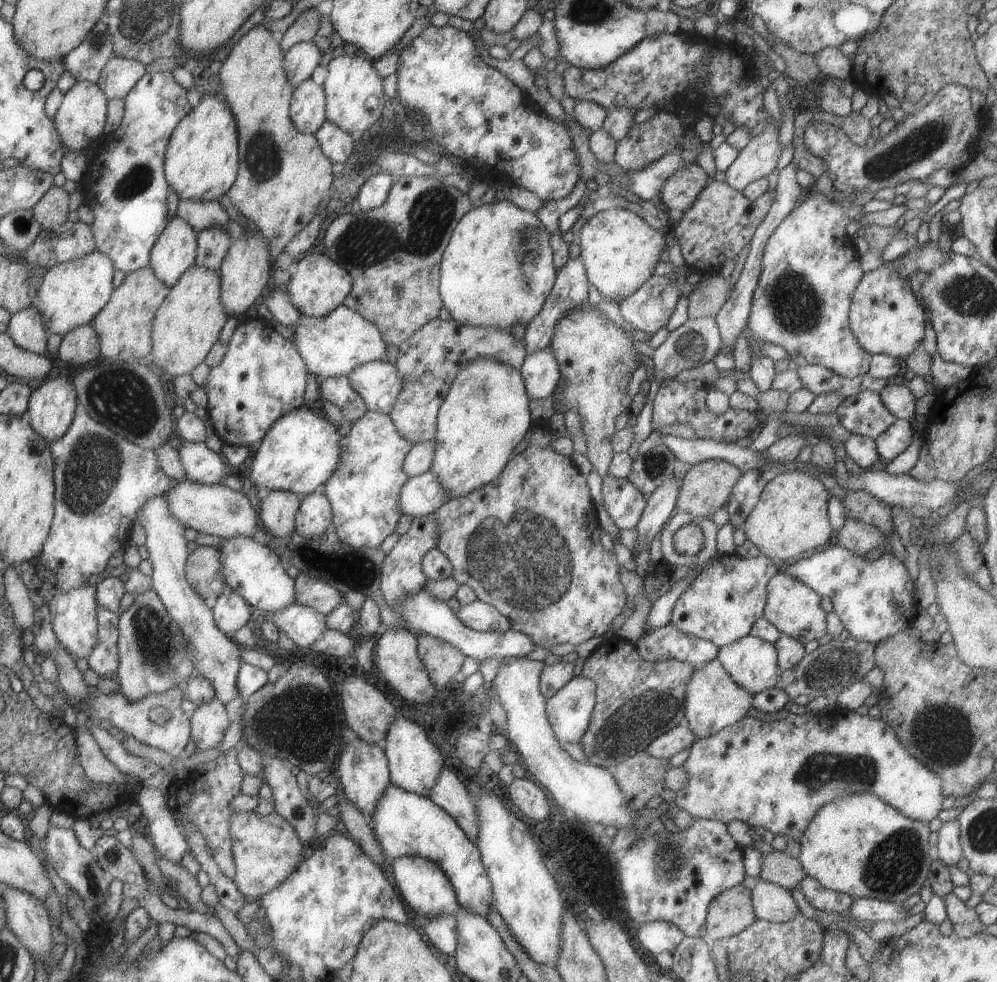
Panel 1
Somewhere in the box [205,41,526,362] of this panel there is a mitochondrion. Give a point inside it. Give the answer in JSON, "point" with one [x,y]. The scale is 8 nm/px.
{"point":[363,243]}

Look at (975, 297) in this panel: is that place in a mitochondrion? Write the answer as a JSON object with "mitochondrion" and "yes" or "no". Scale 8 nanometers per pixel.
{"mitochondrion":"yes"}

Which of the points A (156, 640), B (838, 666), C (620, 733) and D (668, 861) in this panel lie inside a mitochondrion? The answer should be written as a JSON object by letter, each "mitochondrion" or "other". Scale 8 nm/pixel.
{"A":"mitochondrion","B":"mitochondrion","C":"mitochondrion","D":"mitochondrion"}

